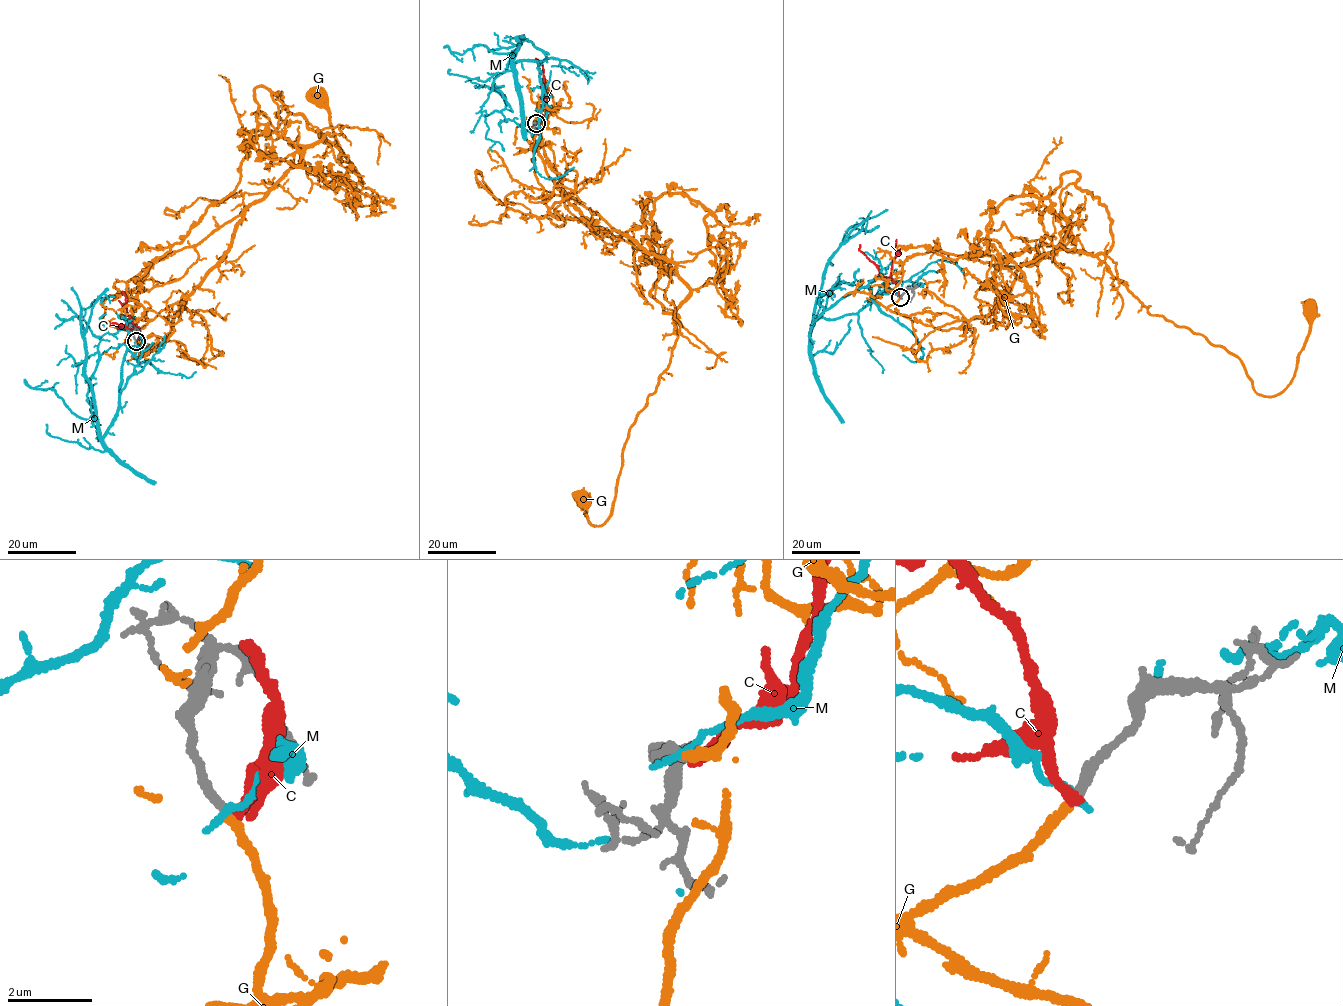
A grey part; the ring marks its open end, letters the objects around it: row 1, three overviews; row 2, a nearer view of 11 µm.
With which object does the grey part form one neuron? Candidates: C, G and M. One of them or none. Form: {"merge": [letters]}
{"merge": ["G"]}

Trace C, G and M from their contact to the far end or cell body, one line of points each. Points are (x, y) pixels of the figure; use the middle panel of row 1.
C: (536, 124), (545, 116), (547, 107), (542, 66), (535, 58)
G: (536, 123), (549, 213), (618, 230), (690, 290), (608, 519), (592, 524), (582, 499)
M: (536, 122), (550, 107), (537, 62), (514, 55), (493, 83), (505, 107), (484, 115), (485, 138), (504, 151)

